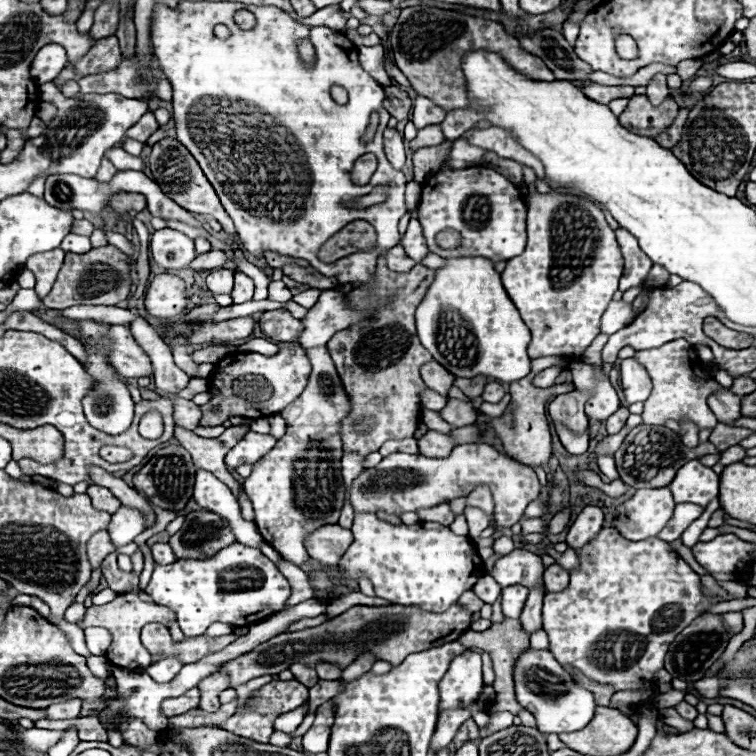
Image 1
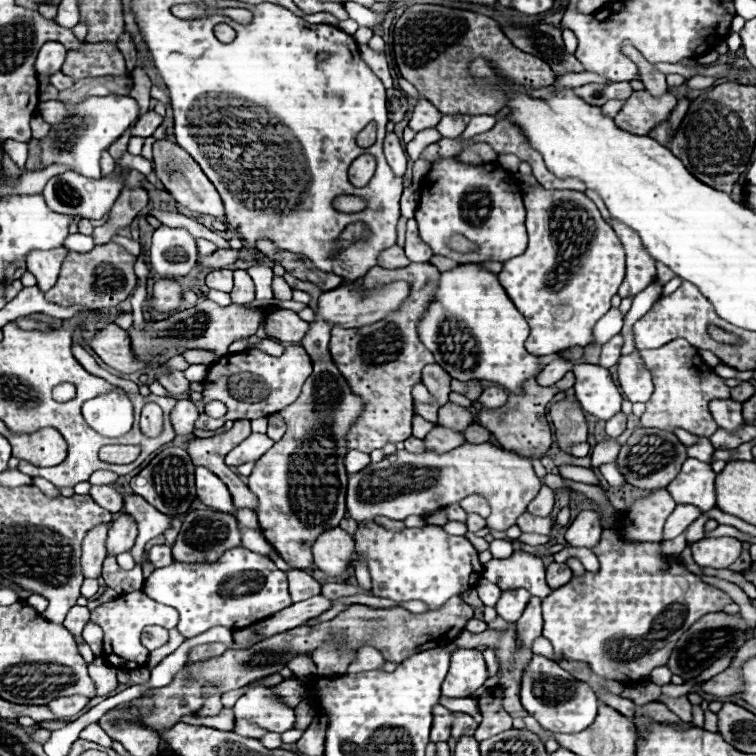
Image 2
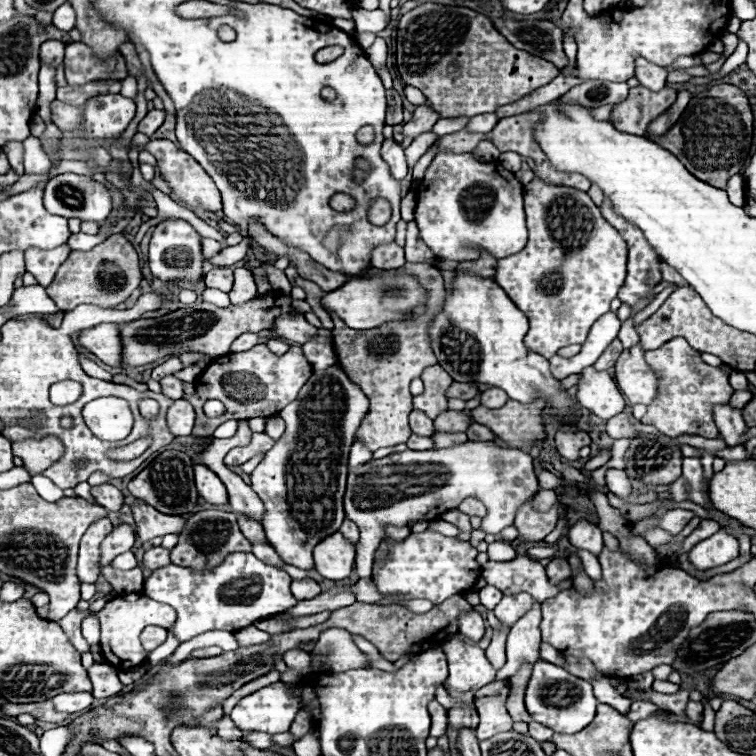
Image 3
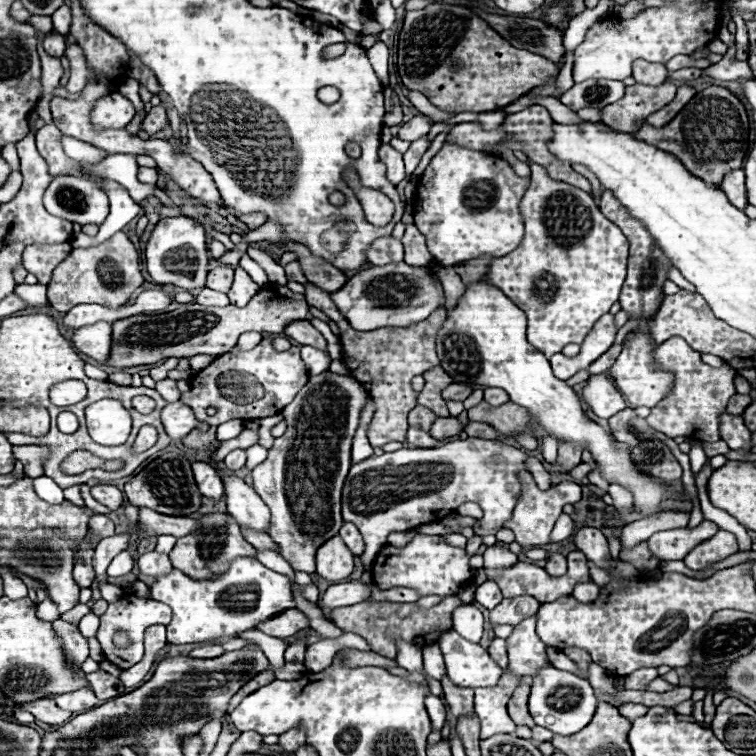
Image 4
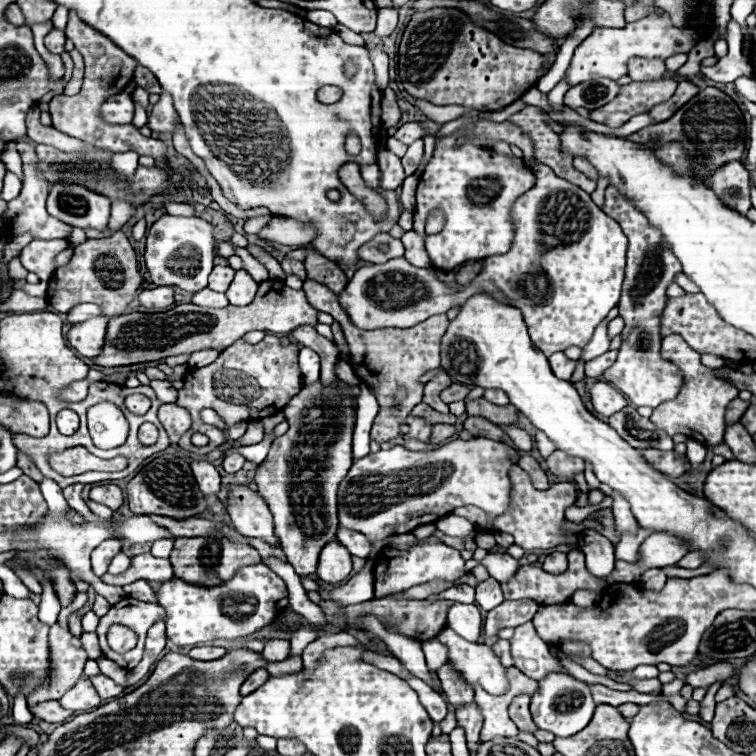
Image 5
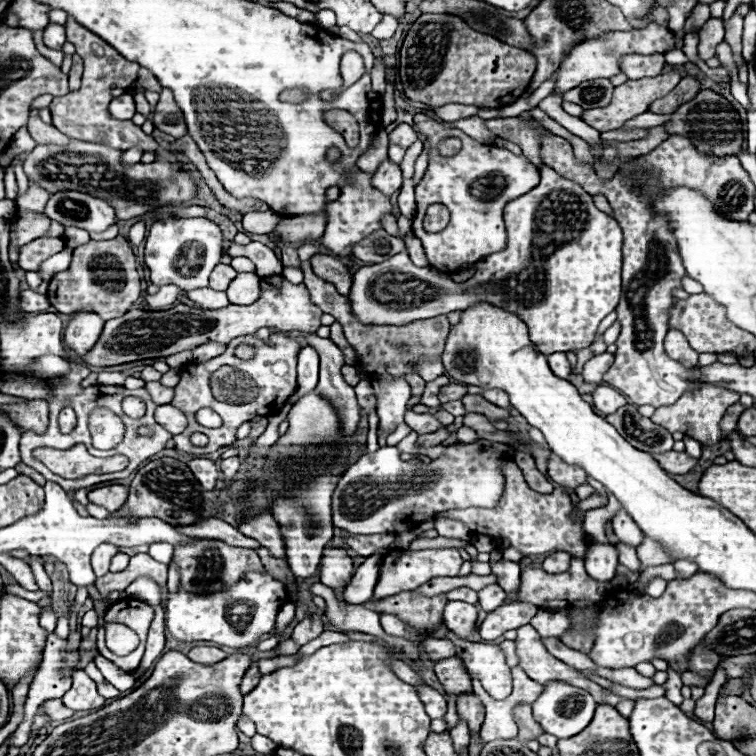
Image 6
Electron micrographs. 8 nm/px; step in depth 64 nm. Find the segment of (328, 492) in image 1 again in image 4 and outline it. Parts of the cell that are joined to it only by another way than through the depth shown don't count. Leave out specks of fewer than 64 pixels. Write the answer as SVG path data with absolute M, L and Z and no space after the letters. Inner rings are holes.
M332 372L312 376L282 410L288 422L286 434L274 440L268 458L252 470L254 490L272 512L268 534L280 546L280 554L298 572L316 572L318 546L336 536L342 526L340 490L352 464L352 438L366 396L366 390L354 378Z

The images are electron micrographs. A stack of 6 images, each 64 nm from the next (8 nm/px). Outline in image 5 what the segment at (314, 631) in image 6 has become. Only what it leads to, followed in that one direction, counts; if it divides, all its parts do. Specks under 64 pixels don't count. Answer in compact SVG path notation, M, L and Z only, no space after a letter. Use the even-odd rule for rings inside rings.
M300 626L292 633L290 639L291 651L290 656L301 655L302 650L316 638L318 638L318 630L313 627Z

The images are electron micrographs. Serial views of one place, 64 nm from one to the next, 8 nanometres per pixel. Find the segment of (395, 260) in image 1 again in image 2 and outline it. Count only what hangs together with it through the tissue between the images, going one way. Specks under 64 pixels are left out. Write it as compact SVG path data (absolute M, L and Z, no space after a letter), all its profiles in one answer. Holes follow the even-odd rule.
M390 246L378 254L378 266L382 266L382 268L396 270L396 268L404 268L408 264L410 264L410 260L404 256L404 248L400 248L400 246Z

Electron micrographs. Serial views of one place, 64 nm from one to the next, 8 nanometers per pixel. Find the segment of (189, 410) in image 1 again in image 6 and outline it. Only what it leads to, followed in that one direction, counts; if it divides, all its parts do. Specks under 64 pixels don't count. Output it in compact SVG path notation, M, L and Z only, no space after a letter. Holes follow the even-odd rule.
M172 404L158 406L156 412L154 412L154 418L156 418L158 424L162 424L162 426L164 426L168 432L172 432L172 434L180 434L180 432L186 428L186 424L188 424L188 420L186 420L186 416L182 414L182 410L174 408Z

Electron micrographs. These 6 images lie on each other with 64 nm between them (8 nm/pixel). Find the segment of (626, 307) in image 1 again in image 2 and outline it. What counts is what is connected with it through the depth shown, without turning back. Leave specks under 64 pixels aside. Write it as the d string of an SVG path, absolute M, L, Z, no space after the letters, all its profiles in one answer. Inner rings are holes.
M612 308L608 310L594 326L594 332L592 332L592 344L598 344L598 346L604 346L614 334L618 334L622 330L622 324L624 324L624 316L618 308Z

